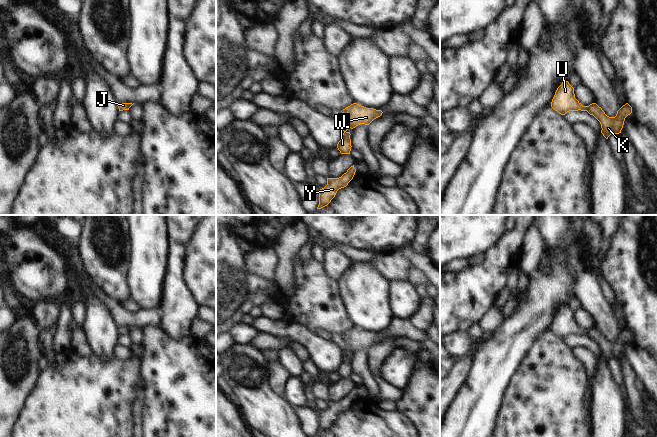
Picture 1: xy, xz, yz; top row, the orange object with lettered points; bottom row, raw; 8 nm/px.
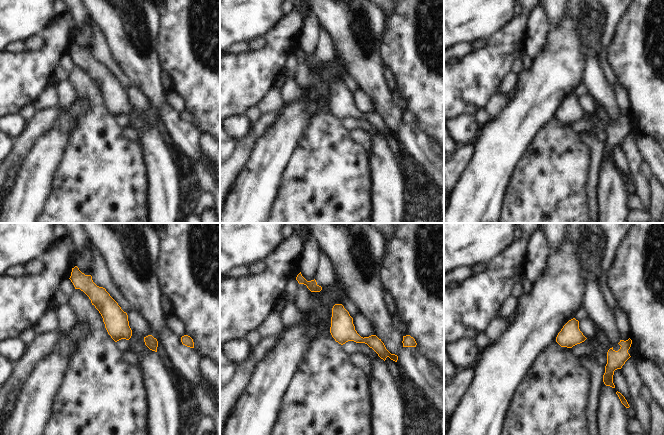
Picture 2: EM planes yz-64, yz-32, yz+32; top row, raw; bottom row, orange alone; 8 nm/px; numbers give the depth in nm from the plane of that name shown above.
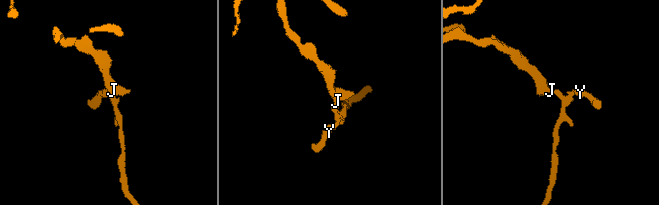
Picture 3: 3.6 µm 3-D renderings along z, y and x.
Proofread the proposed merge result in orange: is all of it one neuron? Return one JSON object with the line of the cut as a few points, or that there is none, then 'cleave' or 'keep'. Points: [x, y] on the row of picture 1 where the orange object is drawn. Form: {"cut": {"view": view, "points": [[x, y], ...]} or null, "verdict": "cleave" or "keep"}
{"cut": null, "verdict": "keep"}

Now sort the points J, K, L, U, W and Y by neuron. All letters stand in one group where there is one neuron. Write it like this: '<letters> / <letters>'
J K L U W Y

